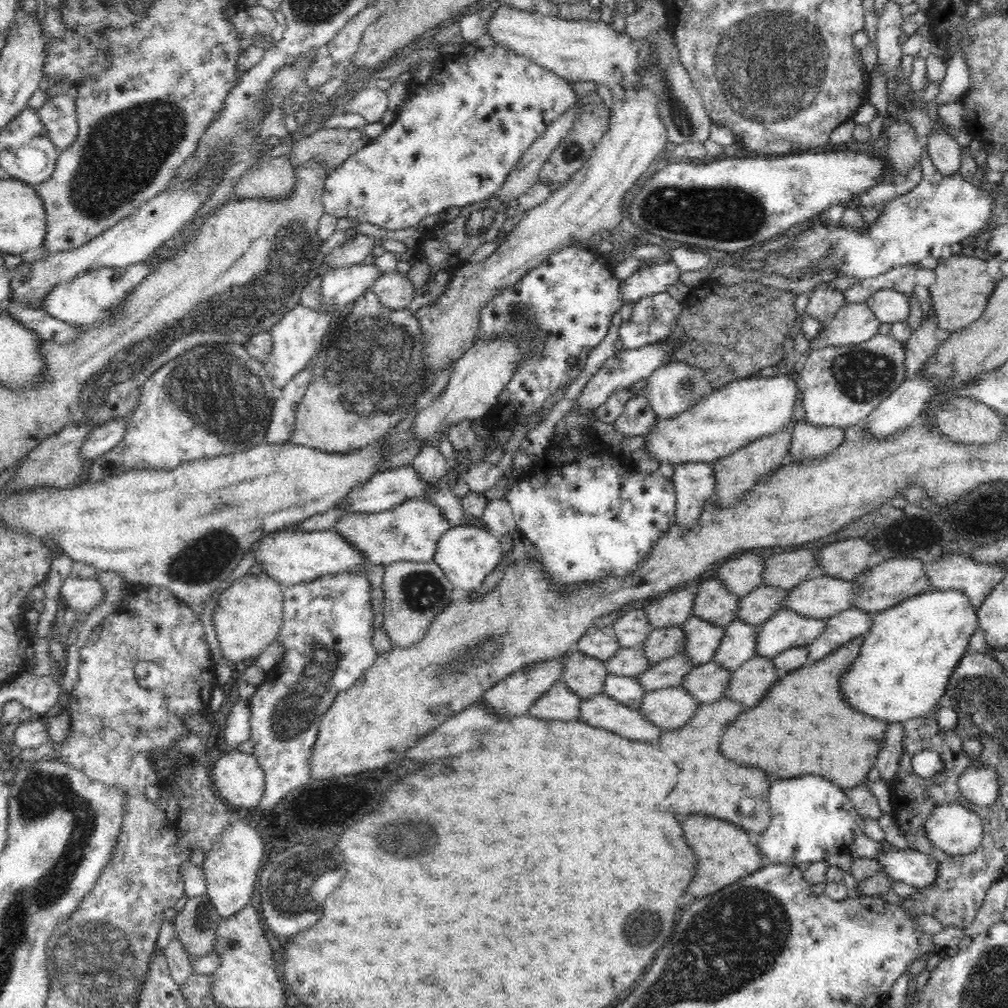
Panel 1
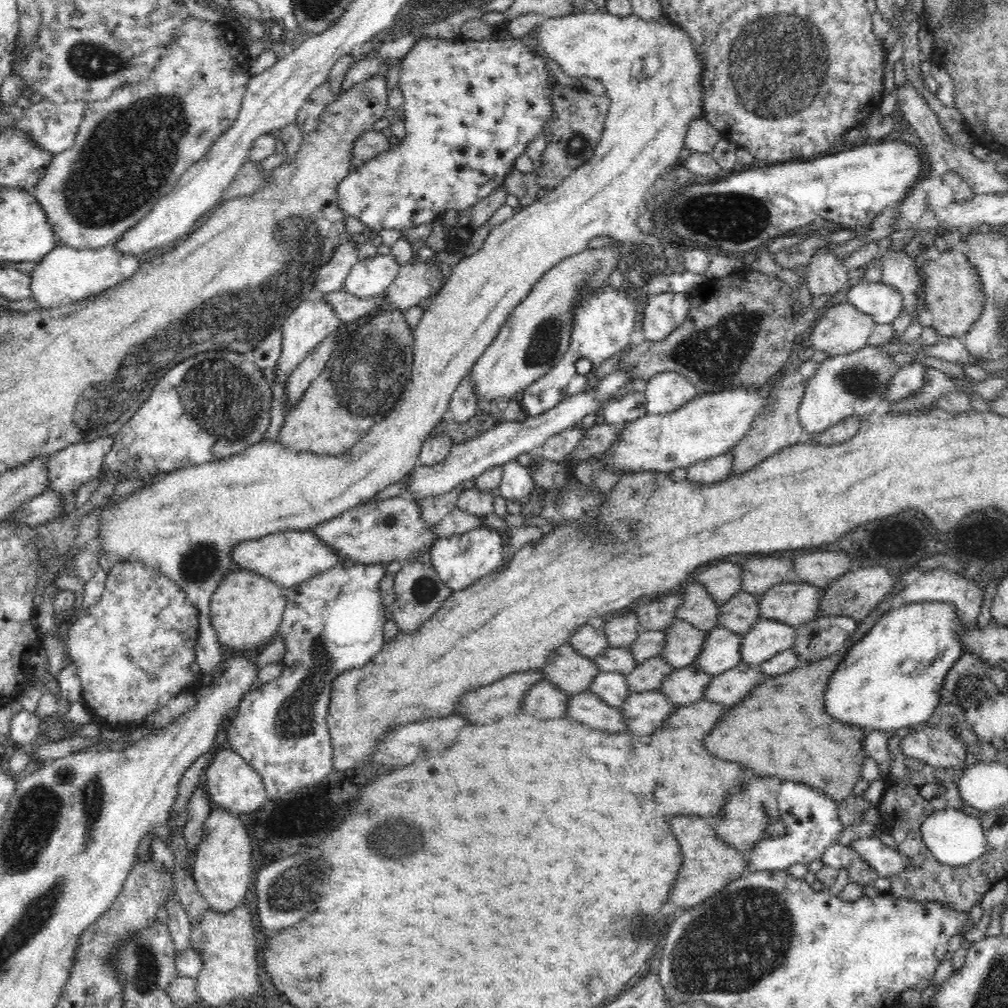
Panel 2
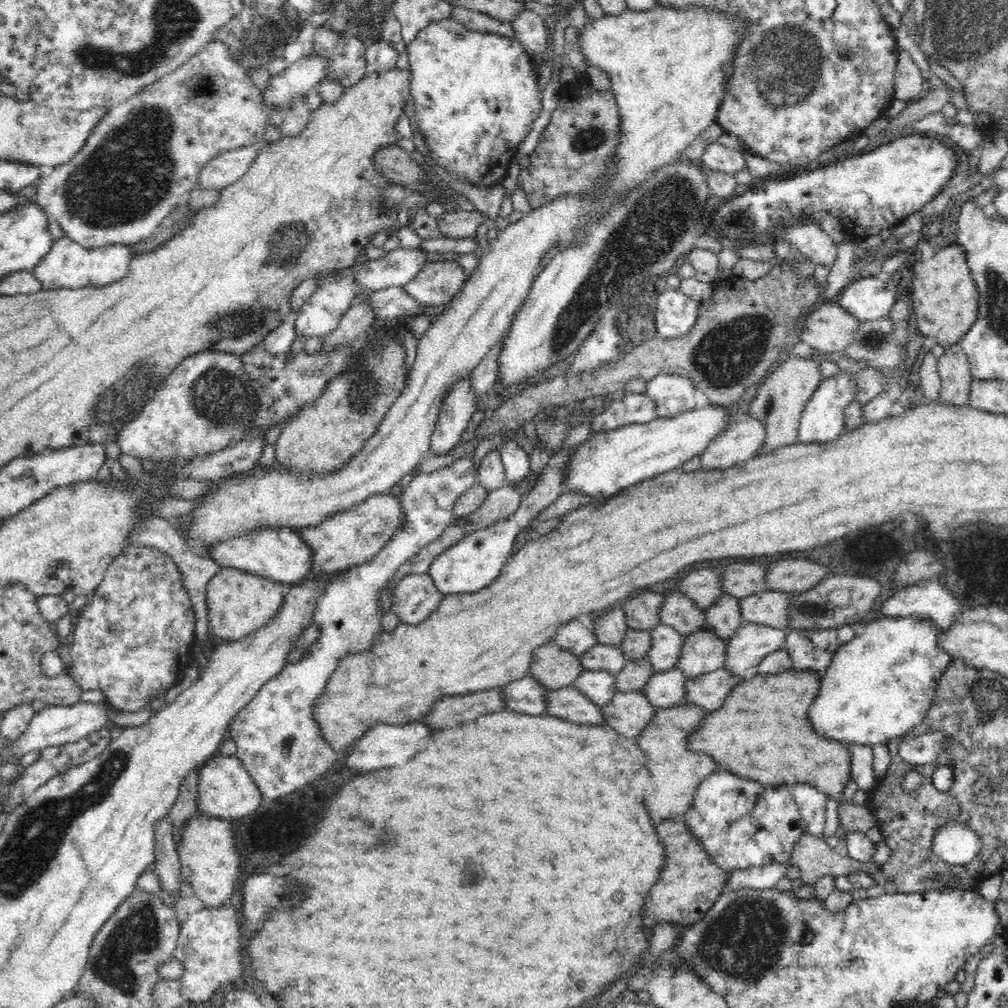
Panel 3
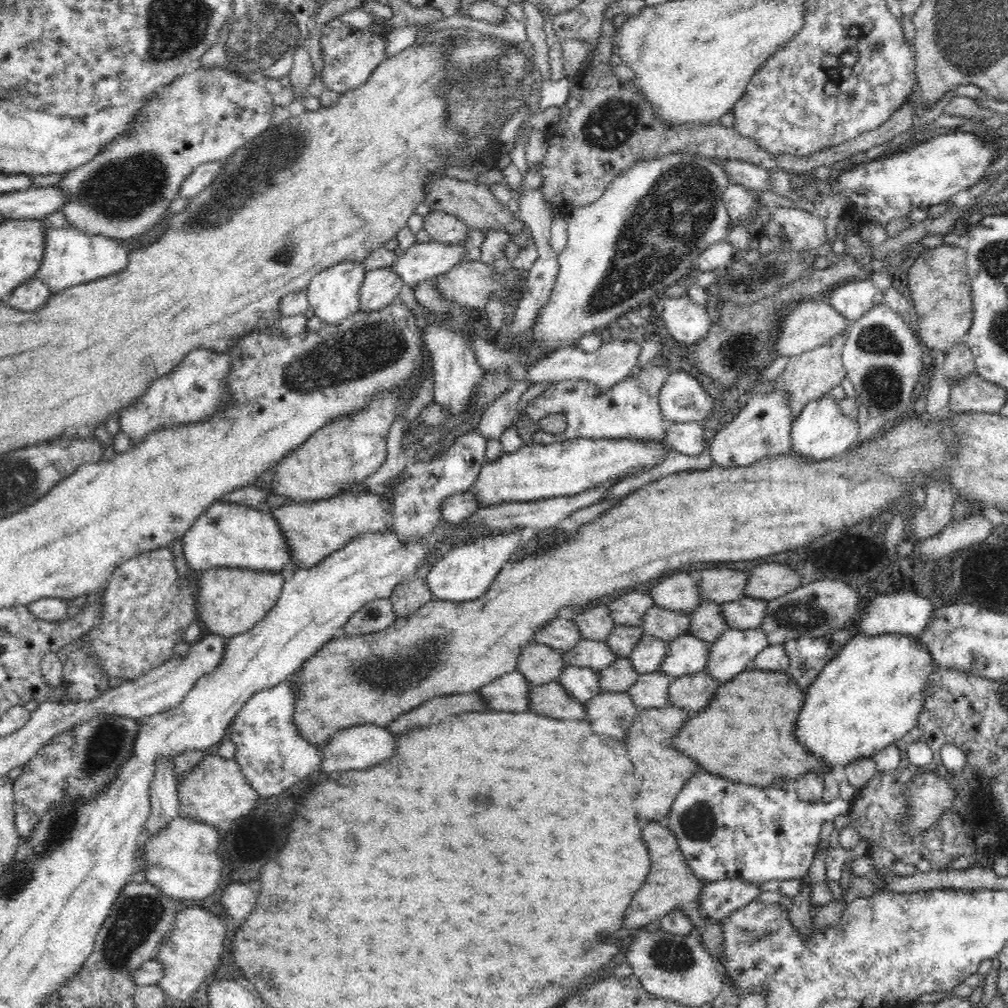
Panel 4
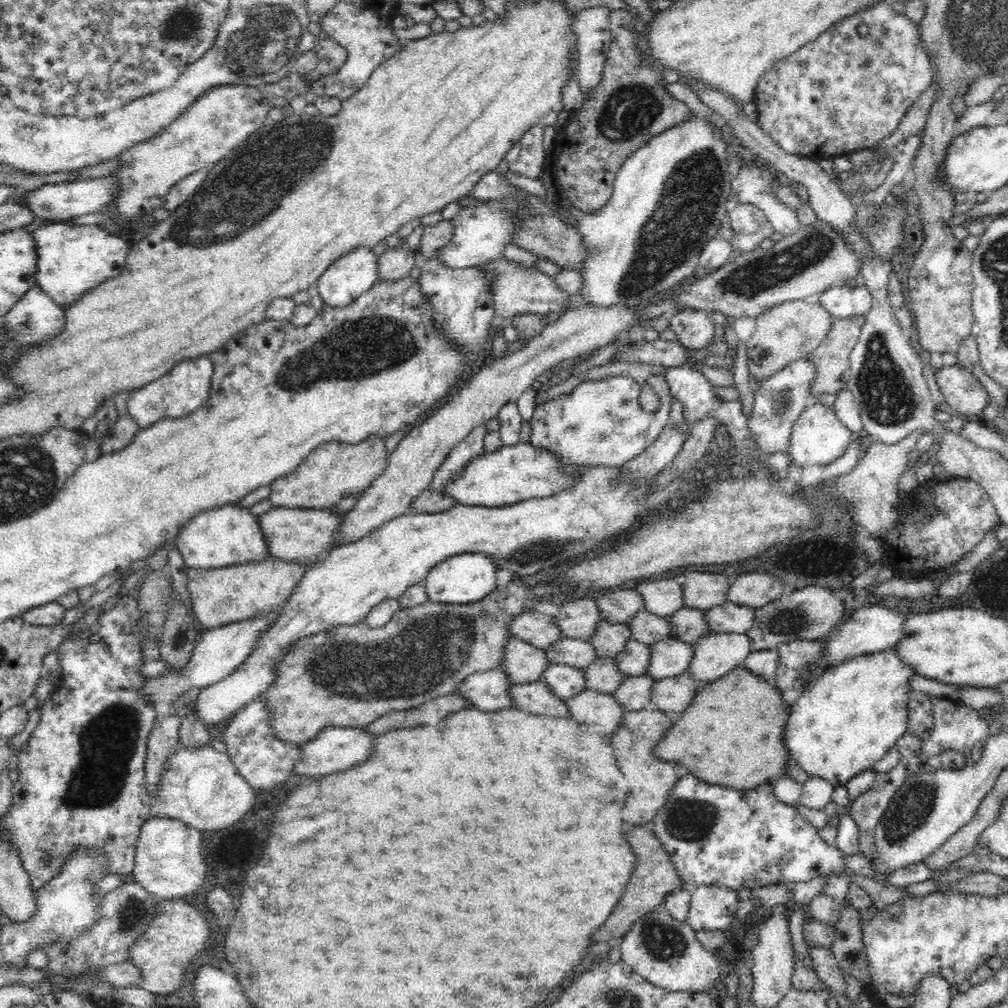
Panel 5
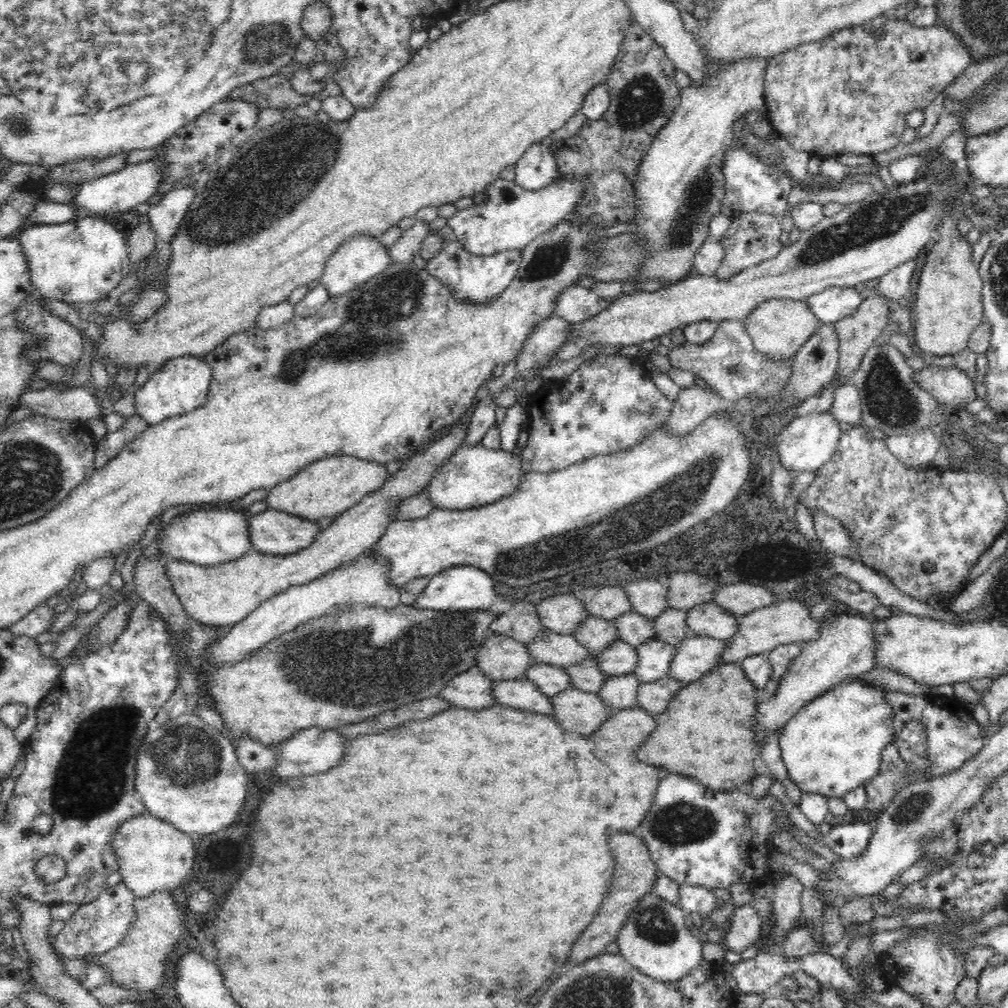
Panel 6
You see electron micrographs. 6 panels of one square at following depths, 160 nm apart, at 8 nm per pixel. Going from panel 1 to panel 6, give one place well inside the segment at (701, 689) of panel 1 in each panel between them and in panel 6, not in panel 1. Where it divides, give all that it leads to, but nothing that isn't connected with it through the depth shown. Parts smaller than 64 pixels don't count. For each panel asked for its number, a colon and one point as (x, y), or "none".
2: (684, 686)
3: (666, 689)
4: (650, 691)
5: (634, 693)
6: (618, 692)

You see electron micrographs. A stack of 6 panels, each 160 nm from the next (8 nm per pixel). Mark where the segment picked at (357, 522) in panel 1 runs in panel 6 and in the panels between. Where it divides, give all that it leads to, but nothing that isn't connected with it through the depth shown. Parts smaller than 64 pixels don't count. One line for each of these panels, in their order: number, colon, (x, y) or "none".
2: (382, 532)
3: (352, 537)
4: (315, 530)
5: (302, 535)
6: (273, 532)

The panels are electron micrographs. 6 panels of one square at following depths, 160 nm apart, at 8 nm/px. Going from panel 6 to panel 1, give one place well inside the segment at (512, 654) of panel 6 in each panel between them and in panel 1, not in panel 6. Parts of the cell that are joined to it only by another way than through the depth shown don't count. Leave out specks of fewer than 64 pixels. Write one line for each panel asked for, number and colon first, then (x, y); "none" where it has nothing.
1: (585, 676)
2: (572, 673)
3: (553, 667)
4: (540, 664)
5: (523, 663)

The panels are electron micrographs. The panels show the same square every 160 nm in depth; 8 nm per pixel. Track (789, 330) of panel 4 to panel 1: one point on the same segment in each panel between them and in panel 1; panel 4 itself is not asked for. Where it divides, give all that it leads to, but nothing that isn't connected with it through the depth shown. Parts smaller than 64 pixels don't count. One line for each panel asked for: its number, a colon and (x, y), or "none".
1: (853, 324)
2: (842, 329)
3: (830, 328)

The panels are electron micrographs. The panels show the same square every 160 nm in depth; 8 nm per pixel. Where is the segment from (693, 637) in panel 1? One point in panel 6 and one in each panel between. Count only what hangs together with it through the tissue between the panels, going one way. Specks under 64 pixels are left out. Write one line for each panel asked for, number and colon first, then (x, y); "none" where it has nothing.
2: (684, 643)
3: (665, 652)
4: (650, 652)
5: (634, 660)
6: (620, 658)

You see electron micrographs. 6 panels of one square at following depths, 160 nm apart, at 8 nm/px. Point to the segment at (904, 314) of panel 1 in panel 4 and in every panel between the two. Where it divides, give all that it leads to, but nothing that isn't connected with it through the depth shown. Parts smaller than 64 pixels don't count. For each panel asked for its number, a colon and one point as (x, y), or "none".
2: (882, 302)
3: (871, 298)
4: (852, 300)

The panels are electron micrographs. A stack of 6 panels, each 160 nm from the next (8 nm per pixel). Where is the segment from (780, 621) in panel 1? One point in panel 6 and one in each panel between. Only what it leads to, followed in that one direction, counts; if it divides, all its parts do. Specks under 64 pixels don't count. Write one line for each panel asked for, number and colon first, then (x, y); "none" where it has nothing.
2: (767, 638)
3: (753, 642)
4: (734, 652)
5: (717, 654)
6: (697, 655)

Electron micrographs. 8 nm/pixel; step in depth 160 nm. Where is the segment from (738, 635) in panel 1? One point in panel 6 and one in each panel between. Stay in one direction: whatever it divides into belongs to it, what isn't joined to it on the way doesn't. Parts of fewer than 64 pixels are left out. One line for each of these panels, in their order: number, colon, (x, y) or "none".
2: (722, 650)
3: (704, 651)
4: (688, 654)
5: (671, 657)
6: (655, 657)

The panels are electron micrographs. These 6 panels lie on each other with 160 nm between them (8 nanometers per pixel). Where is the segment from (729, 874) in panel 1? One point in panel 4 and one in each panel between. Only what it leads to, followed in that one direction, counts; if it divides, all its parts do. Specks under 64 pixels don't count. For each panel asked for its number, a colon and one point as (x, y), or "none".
2: (709, 864)
3: (691, 882)
4: (670, 884)

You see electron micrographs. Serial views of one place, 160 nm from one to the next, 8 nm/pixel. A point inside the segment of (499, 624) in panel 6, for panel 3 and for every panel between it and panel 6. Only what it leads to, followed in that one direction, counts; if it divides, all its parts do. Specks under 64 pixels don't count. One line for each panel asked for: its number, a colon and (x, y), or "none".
3: (573, 636)
4: (560, 634)
5: (541, 630)

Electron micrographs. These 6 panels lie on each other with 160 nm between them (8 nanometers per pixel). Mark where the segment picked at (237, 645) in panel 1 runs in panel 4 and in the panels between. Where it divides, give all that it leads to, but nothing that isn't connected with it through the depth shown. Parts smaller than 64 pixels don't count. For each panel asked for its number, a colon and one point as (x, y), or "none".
2: (246, 609)
3: (238, 603)
4: (230, 601)

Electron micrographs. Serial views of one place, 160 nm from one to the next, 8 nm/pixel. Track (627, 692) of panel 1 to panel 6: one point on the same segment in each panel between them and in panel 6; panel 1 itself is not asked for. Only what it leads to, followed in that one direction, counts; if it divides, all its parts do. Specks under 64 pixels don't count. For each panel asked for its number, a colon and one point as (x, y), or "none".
2: (610, 686)
3: (598, 685)
4: (583, 683)
5: (566, 681)
6: (551, 680)

